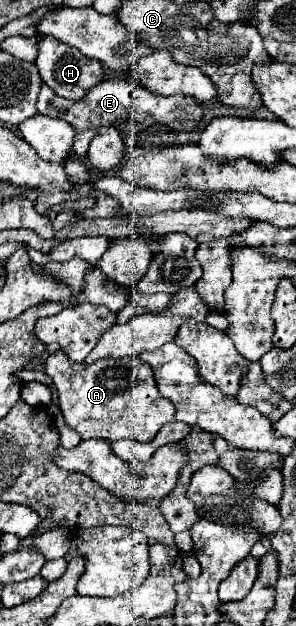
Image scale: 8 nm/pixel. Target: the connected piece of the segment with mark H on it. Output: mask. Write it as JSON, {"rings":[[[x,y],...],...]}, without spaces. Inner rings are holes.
{"rings":[[[40,35],[38,37],[38,59],[36,59],[36,67],[42,75],[42,81],[54,89],[56,95],[66,97],[70,101],[80,101],[84,97],[84,93],[94,87],[96,83],[100,83],[104,69],[100,61],[90,61],[88,57],[84,57],[76,47],[64,45],[54,41],[54,37],[50,35]]]}

